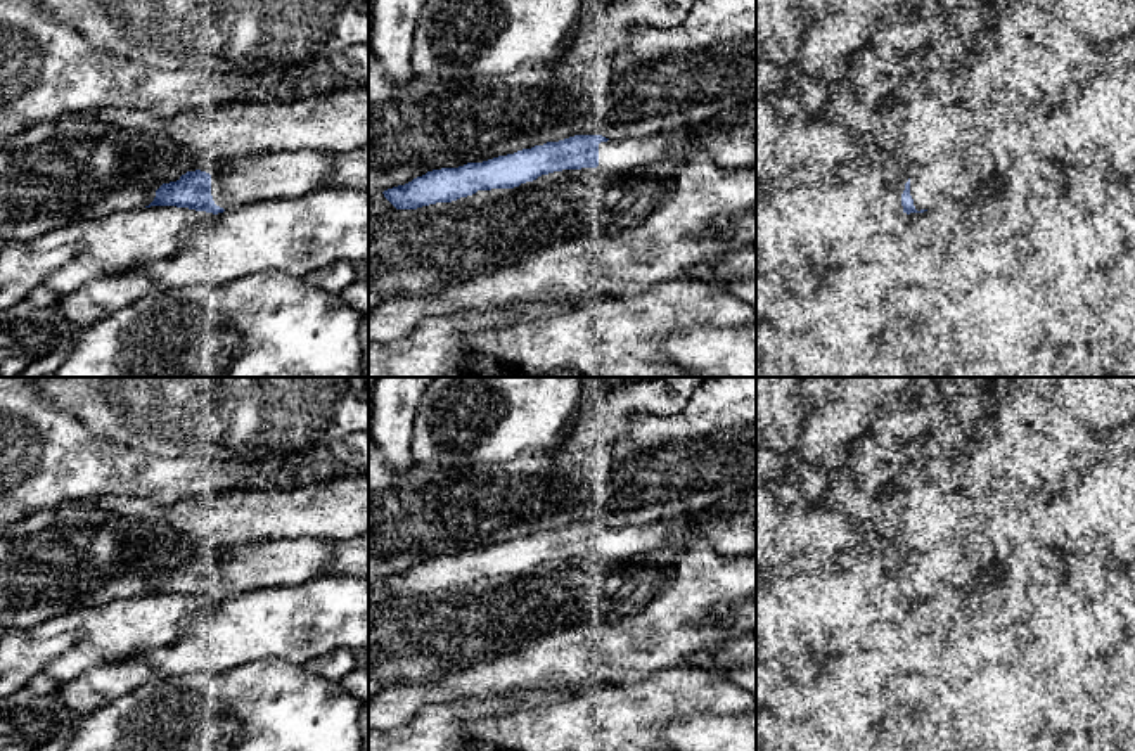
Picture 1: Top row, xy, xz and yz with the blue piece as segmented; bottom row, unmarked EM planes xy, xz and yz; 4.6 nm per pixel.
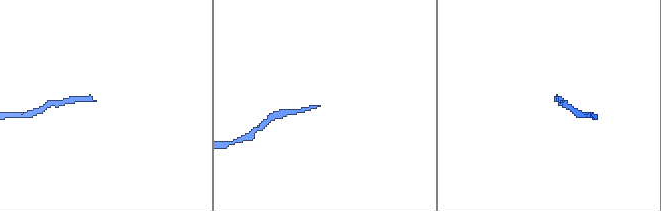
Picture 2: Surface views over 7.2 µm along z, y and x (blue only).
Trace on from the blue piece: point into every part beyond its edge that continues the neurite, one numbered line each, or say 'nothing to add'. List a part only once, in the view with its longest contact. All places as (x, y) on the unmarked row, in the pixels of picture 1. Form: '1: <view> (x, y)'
1: yz (923, 580)

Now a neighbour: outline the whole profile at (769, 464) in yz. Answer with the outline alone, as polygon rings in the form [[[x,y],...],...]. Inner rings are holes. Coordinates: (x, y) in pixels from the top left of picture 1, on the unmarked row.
[[[768,446],[756,448],[756,479],[768,479],[784,469],[782,459]]]

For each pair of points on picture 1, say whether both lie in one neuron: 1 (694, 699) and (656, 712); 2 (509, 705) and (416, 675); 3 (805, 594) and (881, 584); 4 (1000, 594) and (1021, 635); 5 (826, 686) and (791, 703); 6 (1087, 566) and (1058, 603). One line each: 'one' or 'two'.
1: one
2: two
3: two
4: two
5: one
6: two

